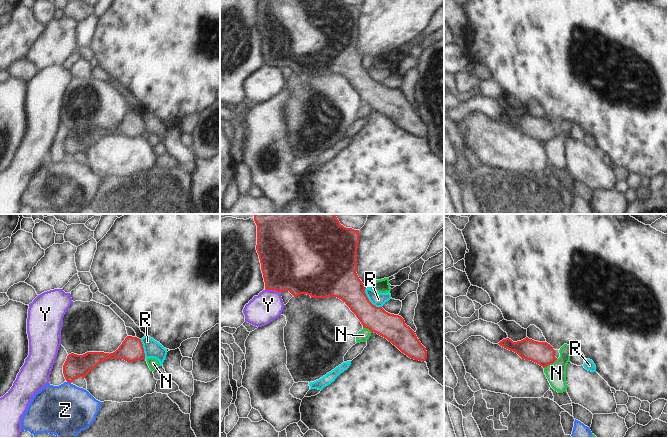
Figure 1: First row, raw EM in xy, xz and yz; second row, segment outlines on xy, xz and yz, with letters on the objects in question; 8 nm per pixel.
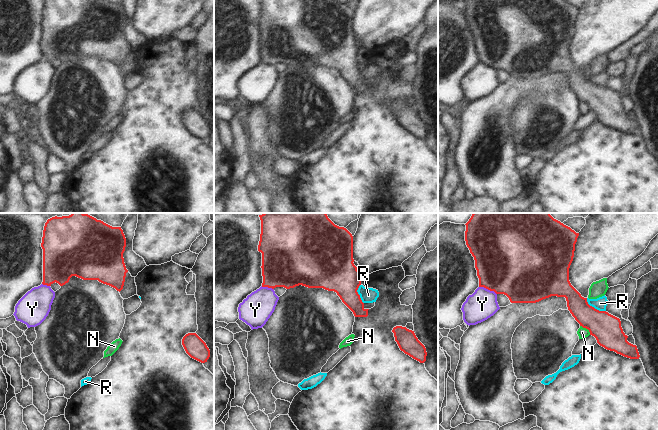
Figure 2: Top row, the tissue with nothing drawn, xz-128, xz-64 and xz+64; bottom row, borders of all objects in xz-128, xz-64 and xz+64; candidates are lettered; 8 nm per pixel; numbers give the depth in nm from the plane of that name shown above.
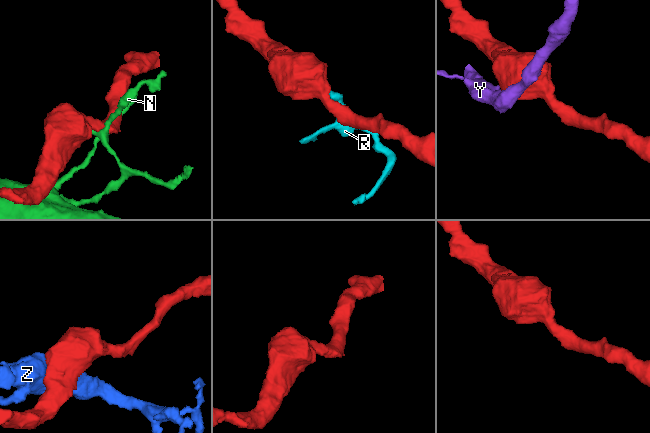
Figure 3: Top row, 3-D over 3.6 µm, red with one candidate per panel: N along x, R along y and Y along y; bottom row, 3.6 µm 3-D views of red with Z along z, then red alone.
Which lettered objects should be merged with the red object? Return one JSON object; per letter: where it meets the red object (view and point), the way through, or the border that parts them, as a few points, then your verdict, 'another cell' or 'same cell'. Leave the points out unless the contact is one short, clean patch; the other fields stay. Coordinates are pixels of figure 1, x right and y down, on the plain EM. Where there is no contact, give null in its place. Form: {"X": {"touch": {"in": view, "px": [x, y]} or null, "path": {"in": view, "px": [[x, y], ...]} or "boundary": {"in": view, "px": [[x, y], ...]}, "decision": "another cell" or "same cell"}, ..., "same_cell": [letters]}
{"N": {"touch": {"in": "yz", "px": [550, 139]}, "boundary": {"in": "yz", "px": [[557, 135], [544, 144]]}, "decision": "another cell"}, "R": {"touch": {"in": "xz", "px": [368, 76]}, "boundary": {"in": "xz", "px": [[365, 64], [367, 74], [376, 82], [381, 83]]}, "decision": "another cell"}, "Y": {"touch": {"in": "xz", "px": [273, 65]}, "boundary": {"in": "xz", "px": [[265, 64], [280, 68]]}, "decision": "another cell"}, "Z": {"touch": {"in": "xy", "px": [69, 157]}, "decision": "another cell"}, "same_cell": []}

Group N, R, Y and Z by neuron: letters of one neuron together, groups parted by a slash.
N / R / Y / Z

